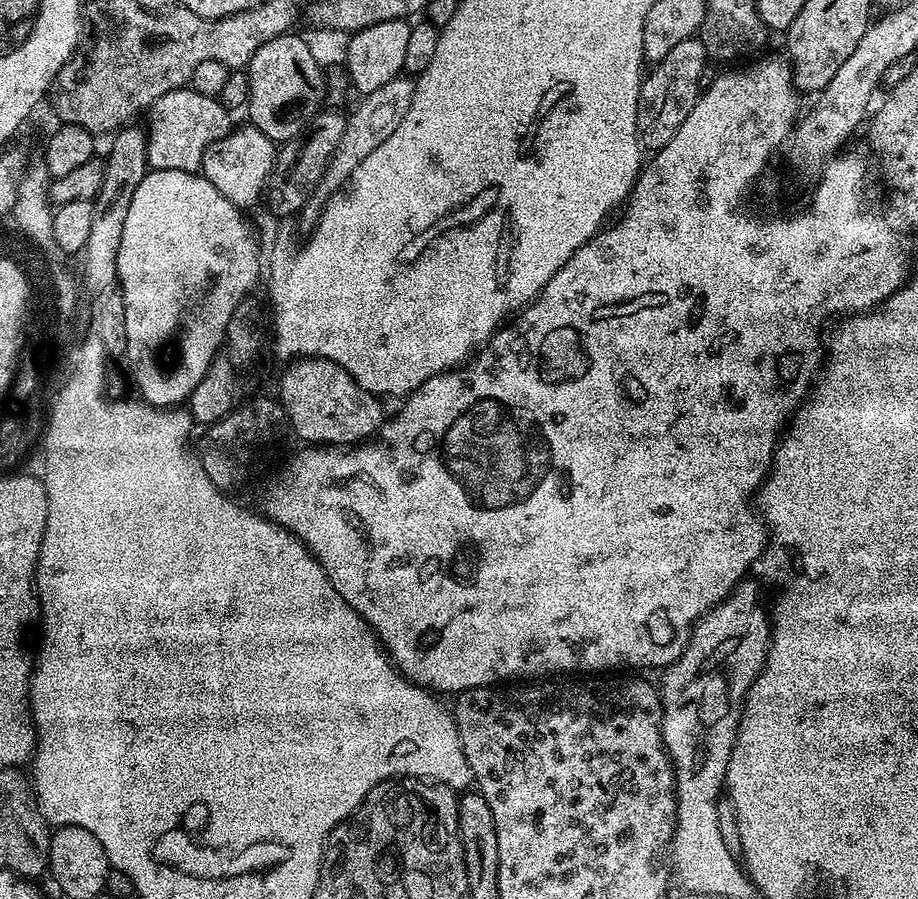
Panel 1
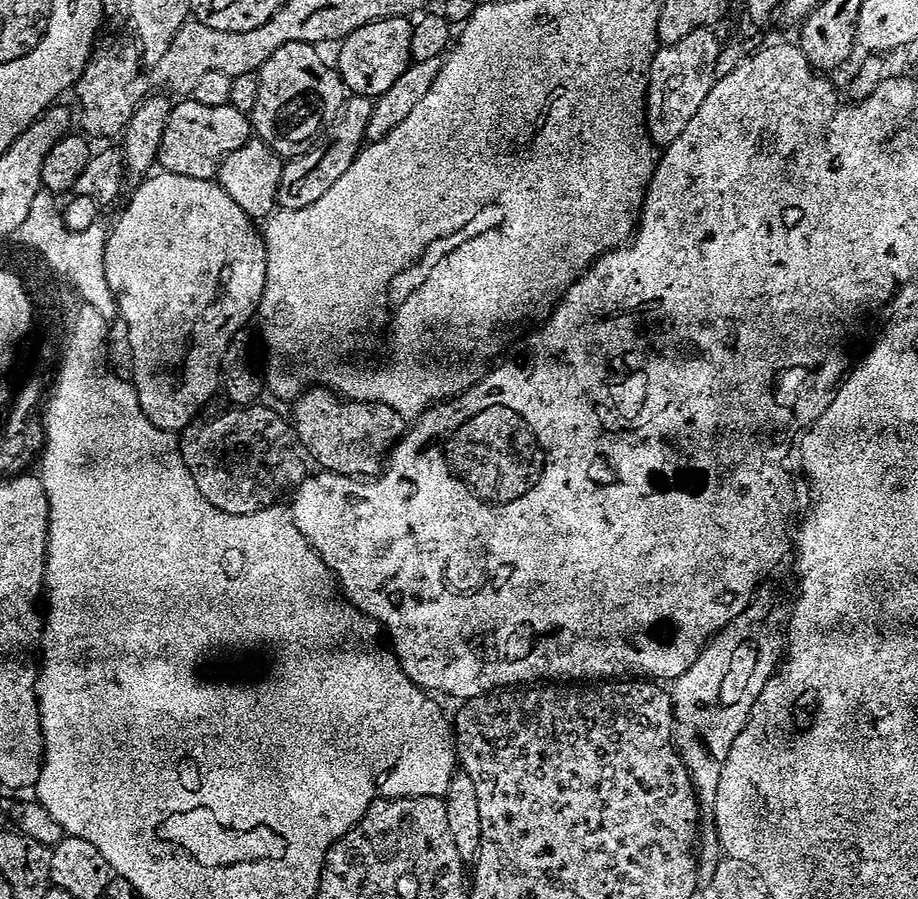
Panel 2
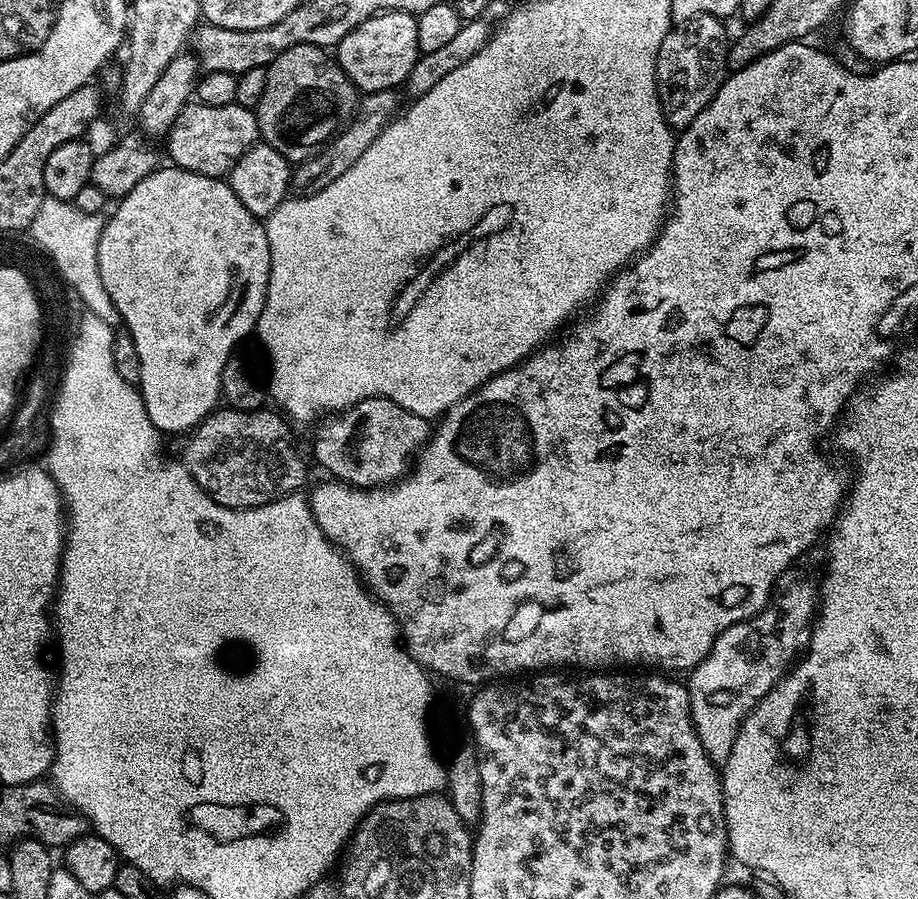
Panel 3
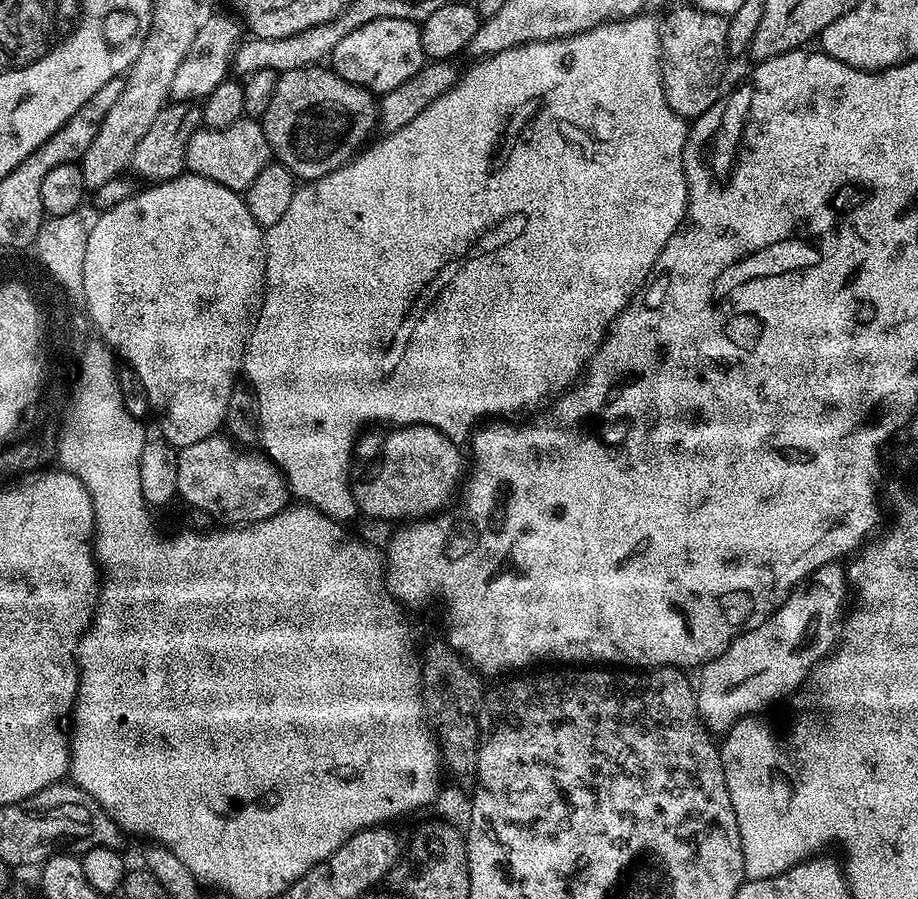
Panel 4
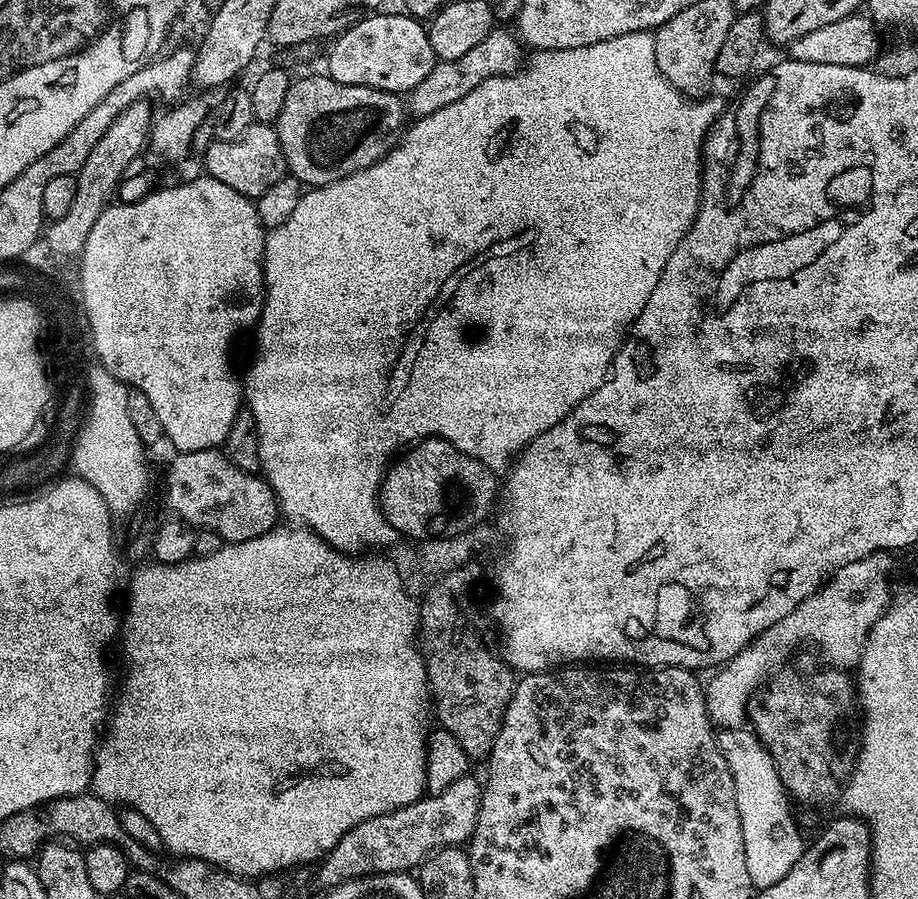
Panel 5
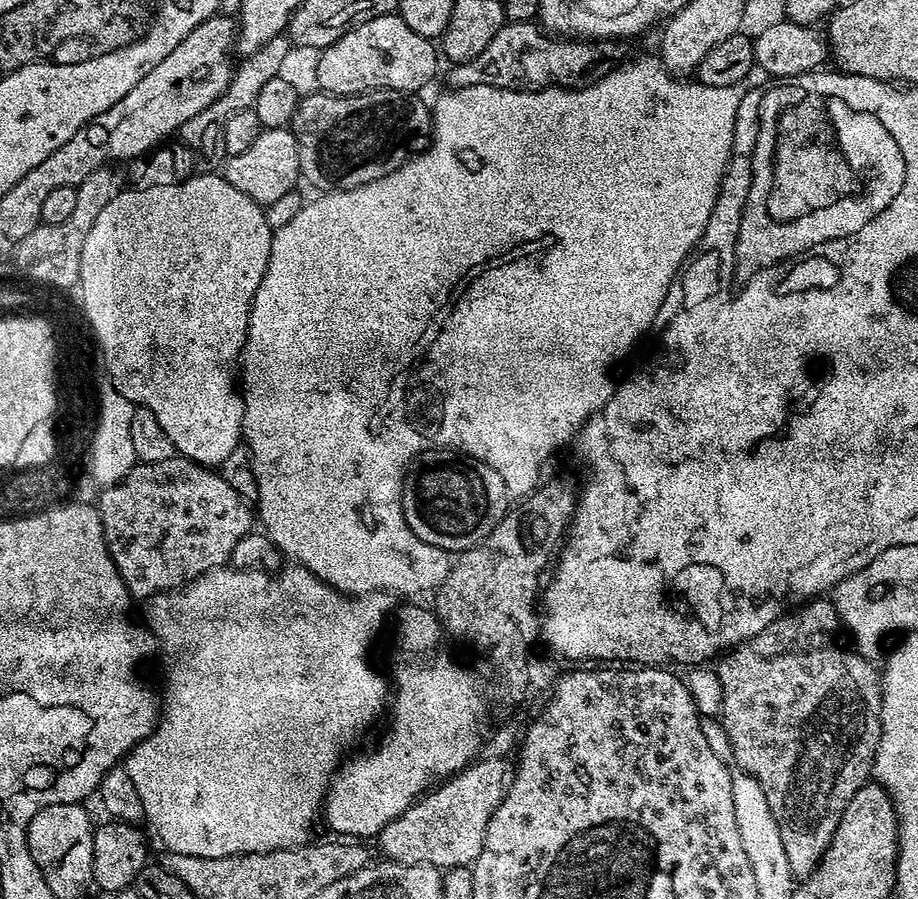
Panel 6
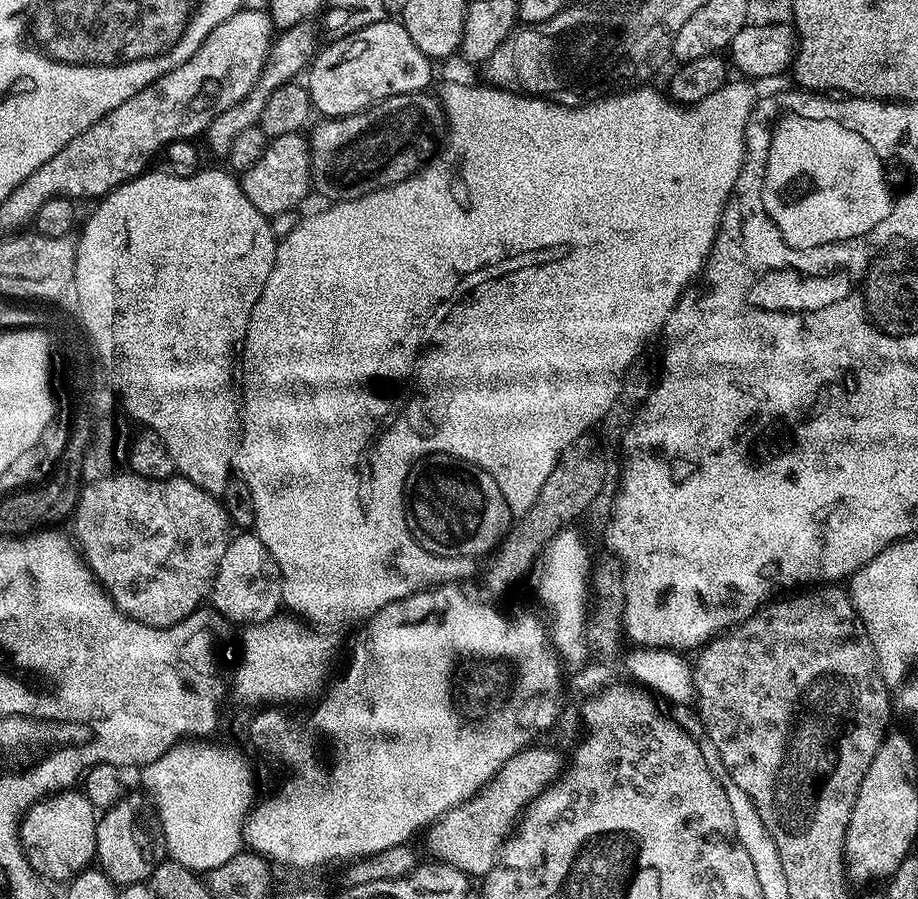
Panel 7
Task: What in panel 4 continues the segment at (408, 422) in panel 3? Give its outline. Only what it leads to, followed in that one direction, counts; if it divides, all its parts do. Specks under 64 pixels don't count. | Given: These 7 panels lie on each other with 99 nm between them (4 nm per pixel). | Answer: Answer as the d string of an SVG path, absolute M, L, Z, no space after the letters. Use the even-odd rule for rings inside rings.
M409 424L394 432L392 448L388 444L380 448L380 465L376 473L369 480L360 480L357 484L355 481L350 495L361 513L376 520L406 522L431 517L453 499L466 468L465 457L464 460L460 457L457 441L428 424Z

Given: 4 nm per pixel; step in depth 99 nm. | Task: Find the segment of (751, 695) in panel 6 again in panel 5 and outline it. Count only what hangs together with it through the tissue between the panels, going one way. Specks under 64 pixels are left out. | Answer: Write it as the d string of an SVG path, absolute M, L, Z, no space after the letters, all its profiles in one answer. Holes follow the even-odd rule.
M784 666L752 697L747 719L768 751L793 801L820 808L841 795L858 755L852 723L858 720L858 693L847 671L828 666L825 672L799 672Z

